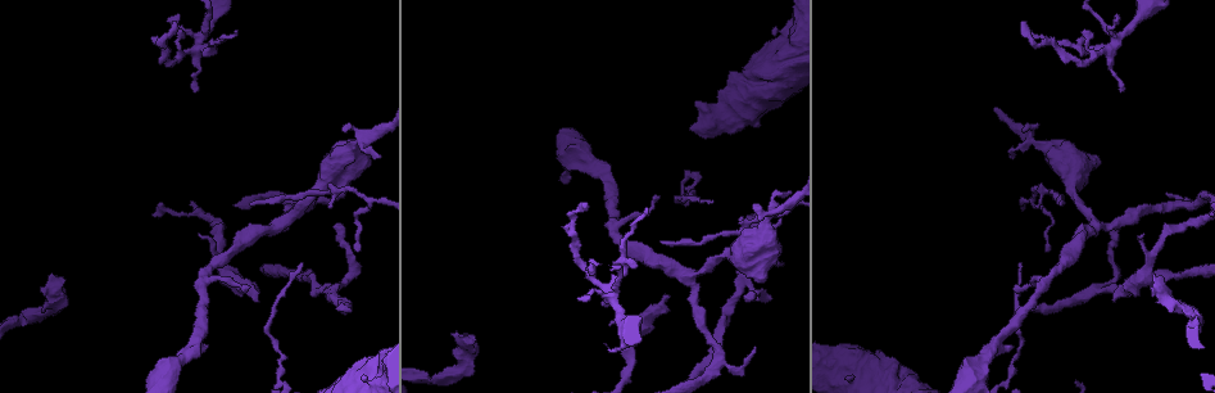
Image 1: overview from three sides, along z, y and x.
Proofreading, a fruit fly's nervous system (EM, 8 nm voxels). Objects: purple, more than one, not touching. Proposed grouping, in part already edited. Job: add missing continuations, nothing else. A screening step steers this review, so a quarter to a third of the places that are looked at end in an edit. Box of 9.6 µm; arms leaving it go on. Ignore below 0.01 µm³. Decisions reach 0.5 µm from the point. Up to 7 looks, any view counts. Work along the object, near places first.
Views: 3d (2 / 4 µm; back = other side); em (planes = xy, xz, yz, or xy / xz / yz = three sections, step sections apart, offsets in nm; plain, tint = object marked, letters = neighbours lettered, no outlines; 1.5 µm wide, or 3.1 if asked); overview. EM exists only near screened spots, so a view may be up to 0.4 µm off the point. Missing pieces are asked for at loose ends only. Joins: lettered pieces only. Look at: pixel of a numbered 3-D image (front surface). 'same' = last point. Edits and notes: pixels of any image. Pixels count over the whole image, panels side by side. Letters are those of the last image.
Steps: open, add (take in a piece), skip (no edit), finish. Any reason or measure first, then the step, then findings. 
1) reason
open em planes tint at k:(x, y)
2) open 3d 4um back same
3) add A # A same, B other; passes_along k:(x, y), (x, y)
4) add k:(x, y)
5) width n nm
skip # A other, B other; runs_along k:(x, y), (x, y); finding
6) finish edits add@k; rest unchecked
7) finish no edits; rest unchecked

branch stops here
open em xz step 8 tint at 1:(347, 311)

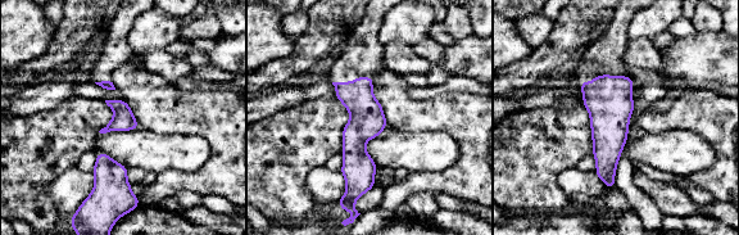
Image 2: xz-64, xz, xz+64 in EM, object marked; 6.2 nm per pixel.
cut it another way
open em planes letters same

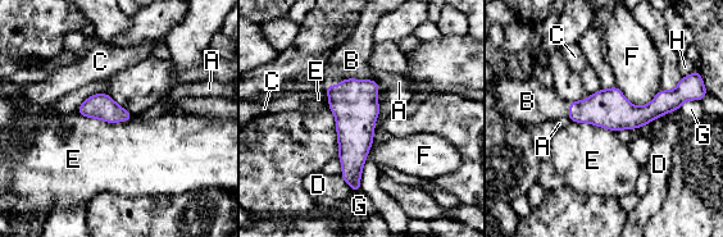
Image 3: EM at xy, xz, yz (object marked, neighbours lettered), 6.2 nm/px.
add B # A other, B same, C other, D other, E other, F other, G other, H other; it goes on there

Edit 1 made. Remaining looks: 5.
redraw
open overview

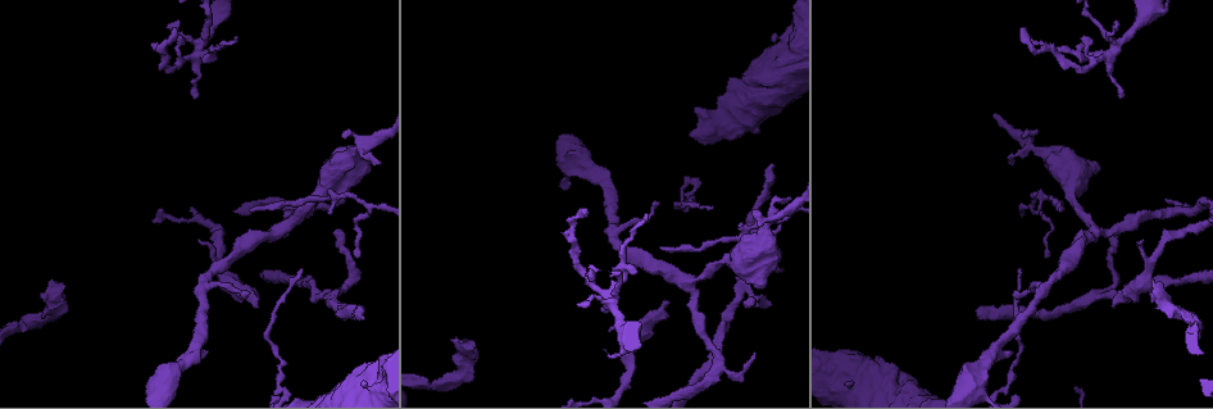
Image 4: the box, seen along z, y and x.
free end
open em xy step 8 letters at 4:(1112, 307)

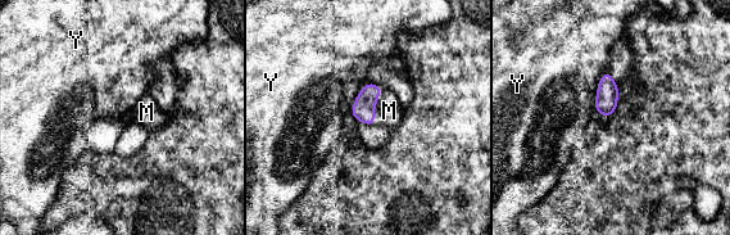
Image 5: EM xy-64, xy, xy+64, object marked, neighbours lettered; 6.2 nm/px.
add M # M same, Y other; passes_along 5:(363, 107), (375, 105), (389, 111); it goes on there

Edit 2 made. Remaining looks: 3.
open overview

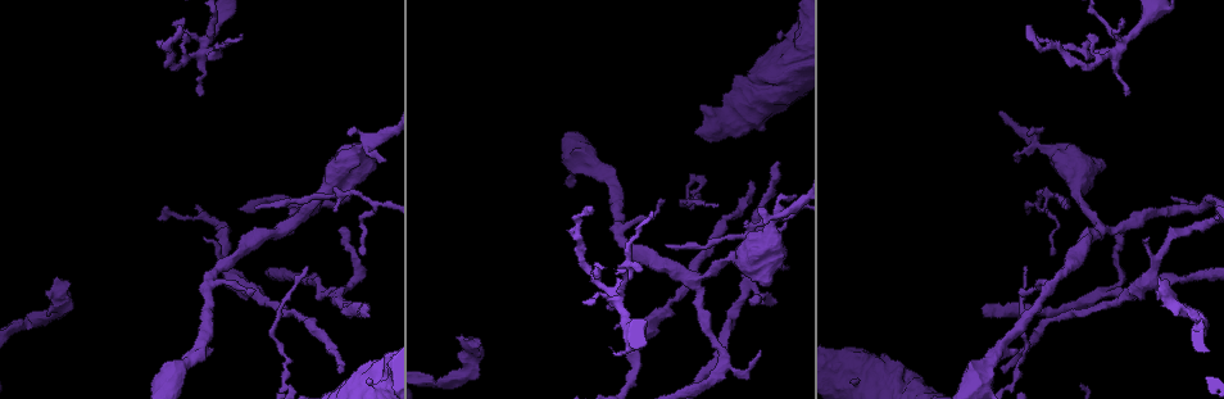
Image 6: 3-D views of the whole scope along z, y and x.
branch stops here
open em planes letters at 6:(651, 213)

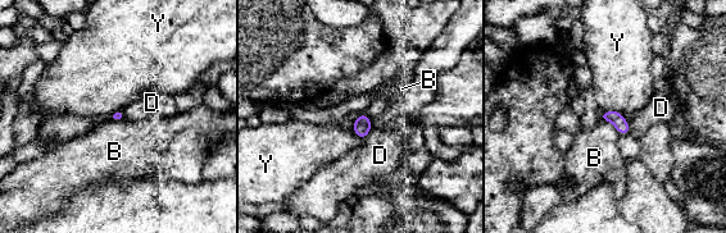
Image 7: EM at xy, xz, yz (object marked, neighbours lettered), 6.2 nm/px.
skip # B other, D other, Y other; no lettered piece goes on from it

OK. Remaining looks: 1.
finish edits add@3, add@5; rest unchecked

